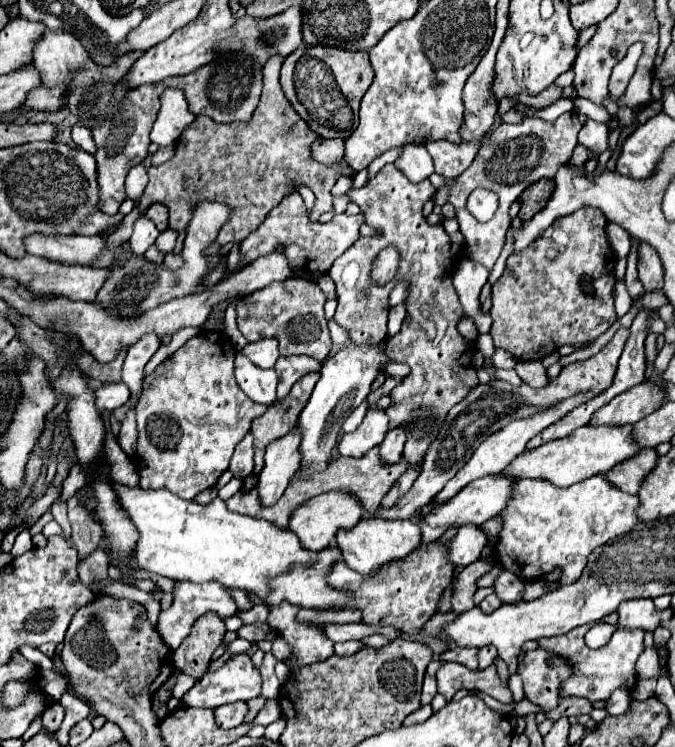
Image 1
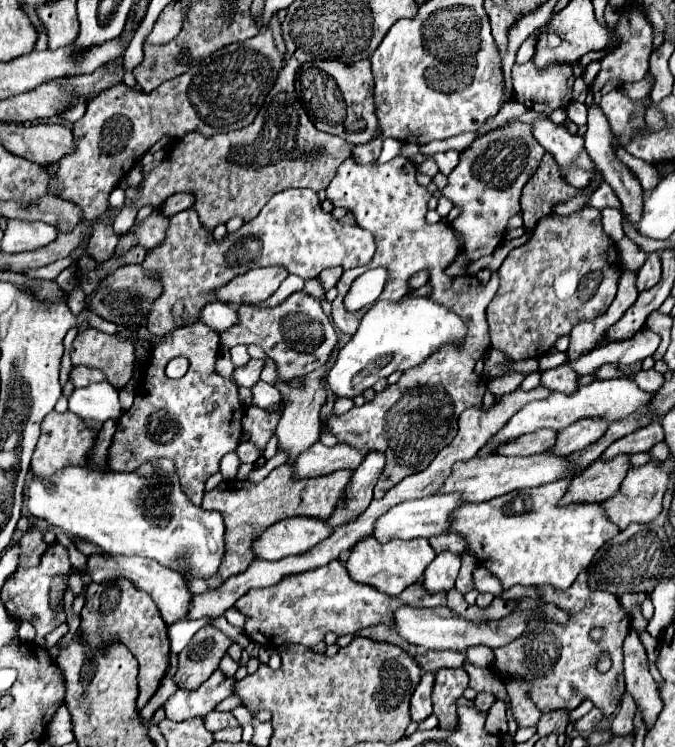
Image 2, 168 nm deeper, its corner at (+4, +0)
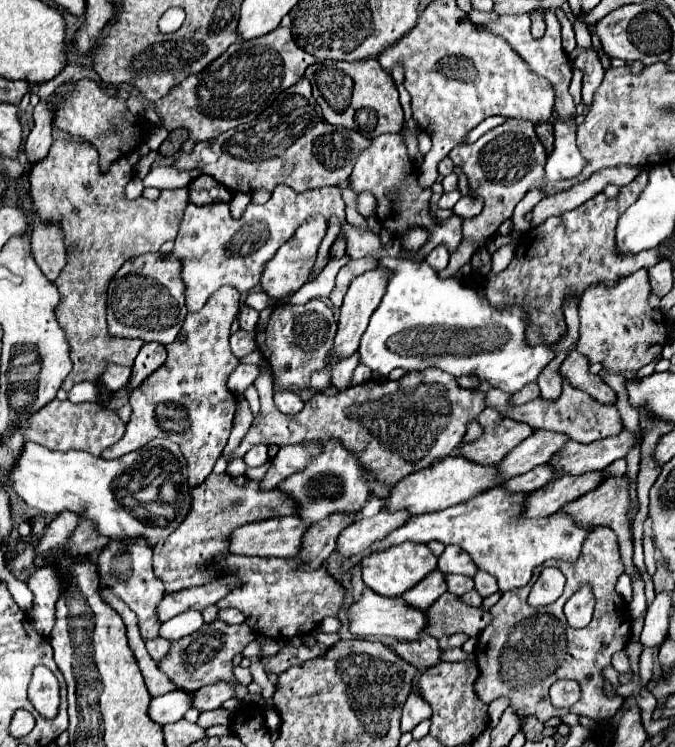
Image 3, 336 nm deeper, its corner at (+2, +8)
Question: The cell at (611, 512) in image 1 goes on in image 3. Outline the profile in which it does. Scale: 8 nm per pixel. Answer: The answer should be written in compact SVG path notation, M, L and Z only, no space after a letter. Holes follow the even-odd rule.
M497 486L495 490L487 490L471 498L469 502L449 506L433 514L419 514L407 520L395 532L391 532L385 540L373 544L367 552L353 556L351 566L359 564L359 560L369 552L377 552L393 544L401 544L405 540L423 542L423 544L431 540L439 540L443 544L457 544L465 552L469 552L473 562L479 566L479 570L485 570L491 576L495 576L499 590L507 592L507 590L525 586L531 580L533 568L543 564L549 558L575 564L581 554L583 540L593 532L593 528L577 526L575 520L565 512L557 512L545 518L527 518L525 516L527 496L529 496L527 492L511 492L505 486Z

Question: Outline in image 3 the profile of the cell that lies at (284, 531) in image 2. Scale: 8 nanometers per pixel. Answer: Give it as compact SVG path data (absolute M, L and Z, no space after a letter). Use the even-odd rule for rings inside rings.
M297 516L269 518L247 524L231 534L229 552L263 558L291 558L299 554L299 542L303 542L305 528L309 528L309 522L303 522Z

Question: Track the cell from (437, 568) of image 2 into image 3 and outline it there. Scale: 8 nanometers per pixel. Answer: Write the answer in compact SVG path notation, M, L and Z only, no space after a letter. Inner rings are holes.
M433 570L427 578L423 578L423 582L419 582L411 590L407 590L407 594L403 594L403 600L409 606L427 610L447 590L445 586L447 586L445 574L441 570Z

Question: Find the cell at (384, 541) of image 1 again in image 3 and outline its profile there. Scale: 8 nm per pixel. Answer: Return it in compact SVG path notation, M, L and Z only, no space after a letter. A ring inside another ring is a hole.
M403 542L397 546L391 546L381 552L371 552L361 560L361 572L363 582L375 590L381 596L401 596L405 590L413 588L417 582L421 582L431 570L435 570L437 558L427 548L427 544L415 544L415 542Z

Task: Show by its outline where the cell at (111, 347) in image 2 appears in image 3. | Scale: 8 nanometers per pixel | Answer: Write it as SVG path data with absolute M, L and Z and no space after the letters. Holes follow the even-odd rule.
M53 140L47 158L43 158L43 162L35 162L29 170L35 208L43 220L59 220L67 234L67 266L55 280L61 292L57 320L71 344L73 362L73 370L61 386L67 392L77 382L97 382L107 360L121 366L133 366L143 342L109 336L103 294L109 280L125 260L143 252L157 252L161 244L177 236L183 210L189 204L187 188L161 190L161 196L155 202L149 202L147 198L125 200L123 188L131 180L131 174L133 166L127 158L119 158L119 162L111 164L107 174L101 174L95 146L81 140Z

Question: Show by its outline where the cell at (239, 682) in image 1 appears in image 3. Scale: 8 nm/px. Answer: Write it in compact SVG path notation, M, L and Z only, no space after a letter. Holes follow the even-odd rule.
M171 690L171 694L163 694L151 700L149 716L153 722L165 726L183 718L183 714L191 708L191 692L187 690Z

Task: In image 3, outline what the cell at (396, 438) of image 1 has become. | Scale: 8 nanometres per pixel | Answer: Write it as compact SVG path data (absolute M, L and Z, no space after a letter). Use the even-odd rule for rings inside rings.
M335 512L327 516L321 522L311 524L311 528L303 536L303 548L299 552L299 558L303 560L303 570L315 570L319 568L325 558L335 550L335 538L339 532L355 522L353 514L343 514Z

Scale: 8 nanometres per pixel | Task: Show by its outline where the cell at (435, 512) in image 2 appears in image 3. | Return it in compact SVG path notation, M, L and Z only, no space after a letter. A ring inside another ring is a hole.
M381 510L373 518L357 518L355 524L351 524L339 534L337 550L343 556L361 554L367 548L371 548L375 542L381 542L383 538L387 538L387 534L397 530L409 518L411 514L407 514L407 510L395 510L395 512Z

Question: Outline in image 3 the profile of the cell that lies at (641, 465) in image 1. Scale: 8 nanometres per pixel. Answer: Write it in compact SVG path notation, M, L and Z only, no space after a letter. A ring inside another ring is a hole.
M603 470L587 472L587 474L581 474L581 476L571 476L571 474L559 476L555 480L551 480L547 486L529 494L527 516L529 518L541 518L541 516L555 514L565 504L581 498L589 490L595 490L605 480L607 478L605 478Z

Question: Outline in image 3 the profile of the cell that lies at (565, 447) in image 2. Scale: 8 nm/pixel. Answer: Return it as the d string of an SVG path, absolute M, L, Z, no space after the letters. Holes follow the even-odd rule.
M535 430L523 444L519 444L511 454L507 454L507 458L499 464L499 470L507 478L525 474L543 462L547 464L567 442L569 442L567 434Z

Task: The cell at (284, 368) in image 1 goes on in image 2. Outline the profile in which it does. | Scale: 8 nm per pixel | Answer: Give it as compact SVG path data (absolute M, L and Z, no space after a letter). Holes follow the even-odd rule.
M197 322L193 326L183 326L183 328L173 330L171 336L165 338L165 342L161 342L153 348L151 358L143 368L143 378L135 392L135 404L117 422L117 432L107 450L109 470L129 472L129 470L135 470L137 466L141 466L141 462L145 462L145 460L153 460L153 458L161 458L161 456L171 458L177 466L177 472L181 474L181 486L185 488L185 494L191 498L193 504L201 506L207 478L211 474L219 472L221 458L227 452L231 452L233 448L237 448L241 432L243 432L241 418L245 414L245 406L239 400L237 386L229 378L219 376L215 370L219 346L221 346L219 332L205 326L203 322ZM177 356L185 356L189 360L189 370L183 378L171 380L165 374L165 364Z

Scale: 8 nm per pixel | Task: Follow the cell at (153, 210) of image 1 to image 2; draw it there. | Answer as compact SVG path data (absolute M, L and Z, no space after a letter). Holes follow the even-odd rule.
M185 192L185 194L173 194L163 206L161 206L161 210L165 210L165 214L177 214L177 212L183 212L183 210L187 210L187 208L191 208L195 204L195 196L189 192Z

